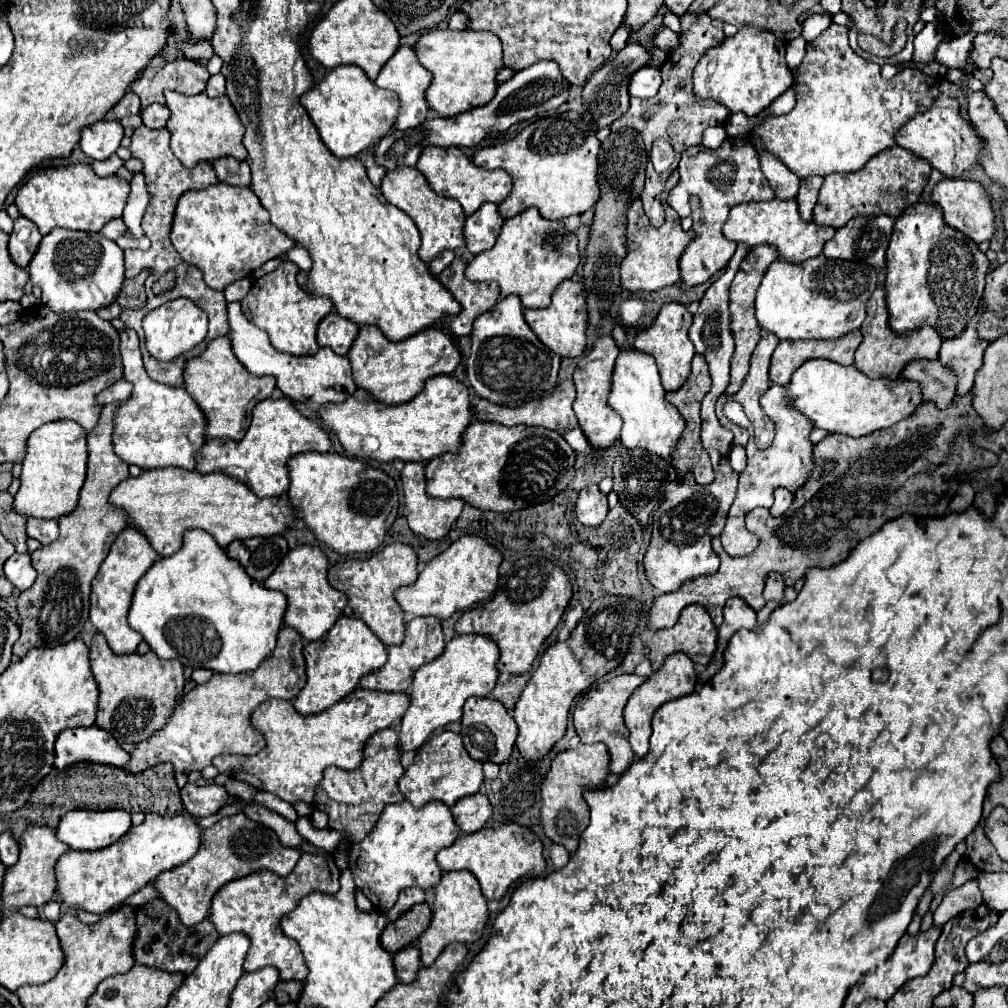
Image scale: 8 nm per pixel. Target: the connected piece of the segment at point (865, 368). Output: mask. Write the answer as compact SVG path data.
M883 282L877 286L877 290L873 292L867 304L867 318L863 322L861 334L863 334L863 342L855 354L855 366L867 376L899 376L899 372L907 362L915 358L935 358L943 344L941 334L929 324L923 324L923 328L919 326L917 330L905 336L899 336L891 330L889 314L887 314L887 294L883 288Z

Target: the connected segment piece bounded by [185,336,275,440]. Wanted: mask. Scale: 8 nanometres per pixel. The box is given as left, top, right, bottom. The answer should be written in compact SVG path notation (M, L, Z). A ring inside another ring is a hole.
M219 338L213 340L207 350L189 360L187 364L187 376L185 376L185 390L193 396L193 400L199 404L199 408L207 416L207 436L209 438L231 438L241 440L251 424L251 410L253 406L271 396L275 390L275 380L271 376L253 376L243 364L239 364L237 356L233 354L231 340Z

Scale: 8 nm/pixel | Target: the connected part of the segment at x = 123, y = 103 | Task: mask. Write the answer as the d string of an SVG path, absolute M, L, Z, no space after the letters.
M127 92L115 108L111 108L105 116L105 120L121 120L123 116L139 114L139 98L133 92Z

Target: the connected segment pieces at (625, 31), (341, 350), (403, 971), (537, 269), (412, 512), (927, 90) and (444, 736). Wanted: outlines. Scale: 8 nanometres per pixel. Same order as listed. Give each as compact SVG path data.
M619 26L619 30L617 30L617 32L613 34L613 38L611 38L611 46L613 46L613 50L623 50L623 48L627 46L629 34L631 34L629 26Z
M331 312L317 328L317 342L319 346L329 346L339 356L347 356L357 334L359 326L355 322L339 316L337 312Z
M407 946L403 950L399 950L395 956L395 974L399 976L399 980L403 984L411 984L415 982L417 978L417 972L419 968L423 966L421 964L421 954L419 954L419 948L417 946Z
M527 208L503 224L491 250L477 254L469 262L467 278L473 282L495 280L501 288L501 296L521 296L523 308L547 308L555 288L571 280L581 264L577 244L577 234L569 232L561 220L547 220L537 208Z
M407 462L403 472L401 472L401 482L403 482L403 492L405 492L405 506L409 510L409 516L407 516L407 522L409 522L409 528L423 536L423 538L429 538L429 540L439 540L443 536L449 534L453 522L459 518L461 514L461 508L463 508L463 500L461 498L433 498L427 494L425 490L425 466L419 464L419 462Z
M831 24L823 34L807 44L807 54L799 66L797 74L797 104L789 114L765 118L753 136L761 136L763 148L773 152L787 168L791 168L799 178L811 174L827 176L831 172L855 172L861 170L875 154L897 146L897 132L917 114L927 112L939 98L941 78L927 76L925 72L907 66L903 72L895 74L891 80L881 78L881 68L875 62L863 60L849 46L849 28Z
M449 730L431 736L431 740L427 740L415 752L415 762L399 778L399 790L401 790L401 794L415 808L419 808L419 806L423 806L423 804L427 804L431 800L439 800L439 802L447 804L449 808L453 808L459 798L477 794L479 788L481 788L481 784L483 784L481 762L473 760L467 754L461 736L455 734L455 732L449 732Z

